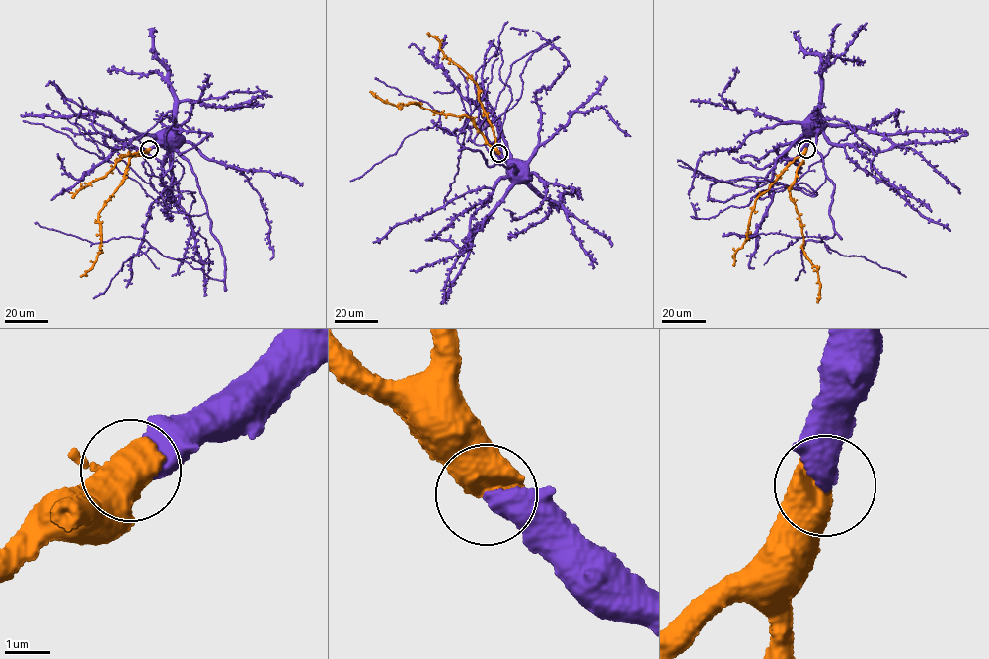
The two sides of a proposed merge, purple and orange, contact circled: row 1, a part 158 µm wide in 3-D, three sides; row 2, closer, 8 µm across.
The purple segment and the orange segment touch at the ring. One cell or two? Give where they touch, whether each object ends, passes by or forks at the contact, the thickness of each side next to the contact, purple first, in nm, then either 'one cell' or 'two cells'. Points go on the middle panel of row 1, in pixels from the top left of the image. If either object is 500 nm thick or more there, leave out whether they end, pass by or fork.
(498, 153) | 550/550 nm | one cell

